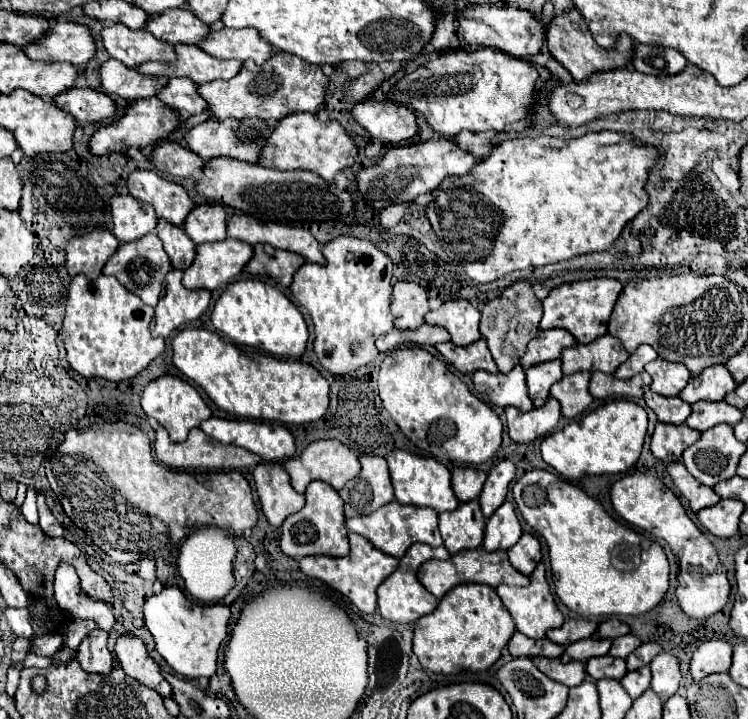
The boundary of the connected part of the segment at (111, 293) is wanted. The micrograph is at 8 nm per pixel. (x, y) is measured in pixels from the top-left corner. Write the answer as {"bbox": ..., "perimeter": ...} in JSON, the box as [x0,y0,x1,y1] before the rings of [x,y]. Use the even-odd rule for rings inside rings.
{"bbox":[62,274,164,378],"perimeter":[[[82,274],[74,276],[62,324],[68,364],[84,378],[134,378],[164,352],[164,338],[152,338],[150,334],[152,318],[154,308],[128,292],[116,278],[104,274],[96,280]]]}

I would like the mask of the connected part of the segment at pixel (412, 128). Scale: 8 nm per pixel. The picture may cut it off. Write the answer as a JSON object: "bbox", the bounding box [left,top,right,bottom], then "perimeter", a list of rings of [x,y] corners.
{"bbox":[352,100,418,144],"perimeter":[[[388,100],[358,102],[352,108],[352,116],[372,138],[380,138],[390,144],[406,142],[418,134],[414,112]]]}

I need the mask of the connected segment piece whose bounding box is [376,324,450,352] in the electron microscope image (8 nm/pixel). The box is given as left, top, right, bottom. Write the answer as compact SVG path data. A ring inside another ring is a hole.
M424 324L416 330L394 330L392 334L382 336L376 346L380 352L390 352L400 346L434 346L438 342L448 342L450 334L442 326Z

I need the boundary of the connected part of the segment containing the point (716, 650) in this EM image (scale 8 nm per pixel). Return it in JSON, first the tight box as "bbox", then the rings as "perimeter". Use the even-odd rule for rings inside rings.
{"bbox":[690,640,732,682],"perimeter":[[[724,640],[704,642],[690,660],[690,674],[698,682],[708,674],[728,672],[732,662],[732,646]]]}

